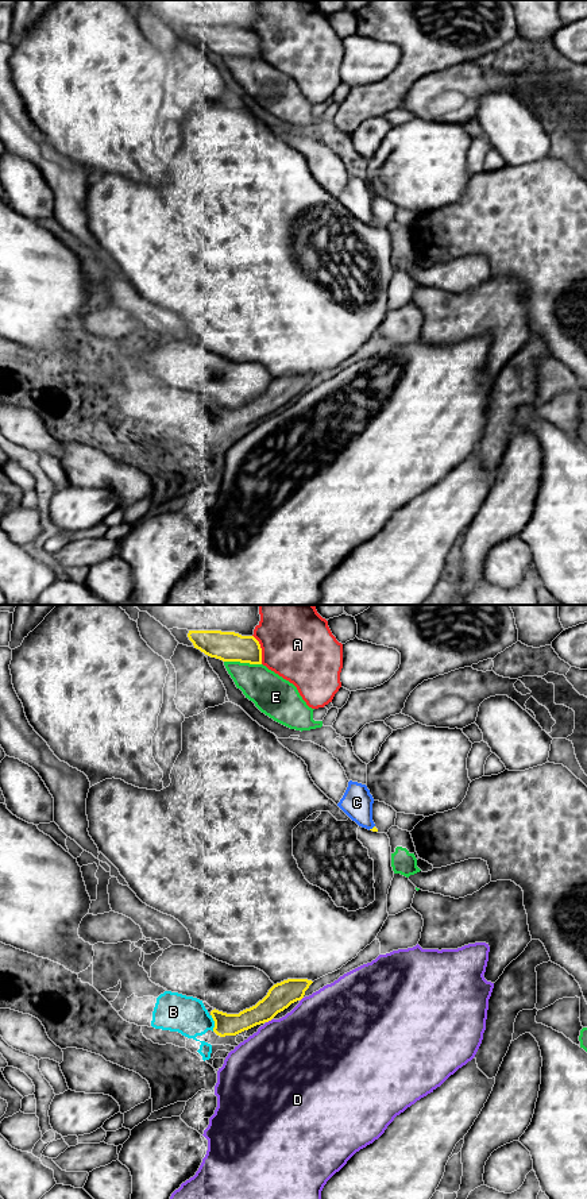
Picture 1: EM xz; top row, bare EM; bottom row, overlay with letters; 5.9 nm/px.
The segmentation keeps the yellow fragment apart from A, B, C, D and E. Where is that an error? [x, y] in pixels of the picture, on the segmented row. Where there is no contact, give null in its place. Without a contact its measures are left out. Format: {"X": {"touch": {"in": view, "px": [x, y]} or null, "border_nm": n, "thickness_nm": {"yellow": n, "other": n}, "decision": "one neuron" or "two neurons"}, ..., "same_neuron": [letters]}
{"A": {"touch": {"in": "xz", "px": [261, 650]}, "border_nm": 190, "thickness_nm": {"yellow": 180, "other": 420}, "decision": "two neurons"}, "B": {"touch": {"in": "xz", "px": [215, 1022]}, "border_nm": 110, "thickness_nm": {"yellow": 130, "other": 220}, "decision": "two neurons"}, "C": {"touch": {"in": "xz", "px": [373, 828]}, "border_nm": 50, "thickness_nm": {"yellow": 30, "other": 190}, "decision": "two neurons"}, "D": {"touch": {"in": "xz", "px": [269, 1020]}, "border_nm": 50, "thickness_nm": {"yellow": 160, "other": 480}, "decision": "two neurons"}, "E": {"touch": {"in": "xz", "px": [243, 662]}, "border_nm": 220, "thickness_nm": {"yellow": 180, "other": 240}, "decision": "two neurons"}, "same_neuron": []}

